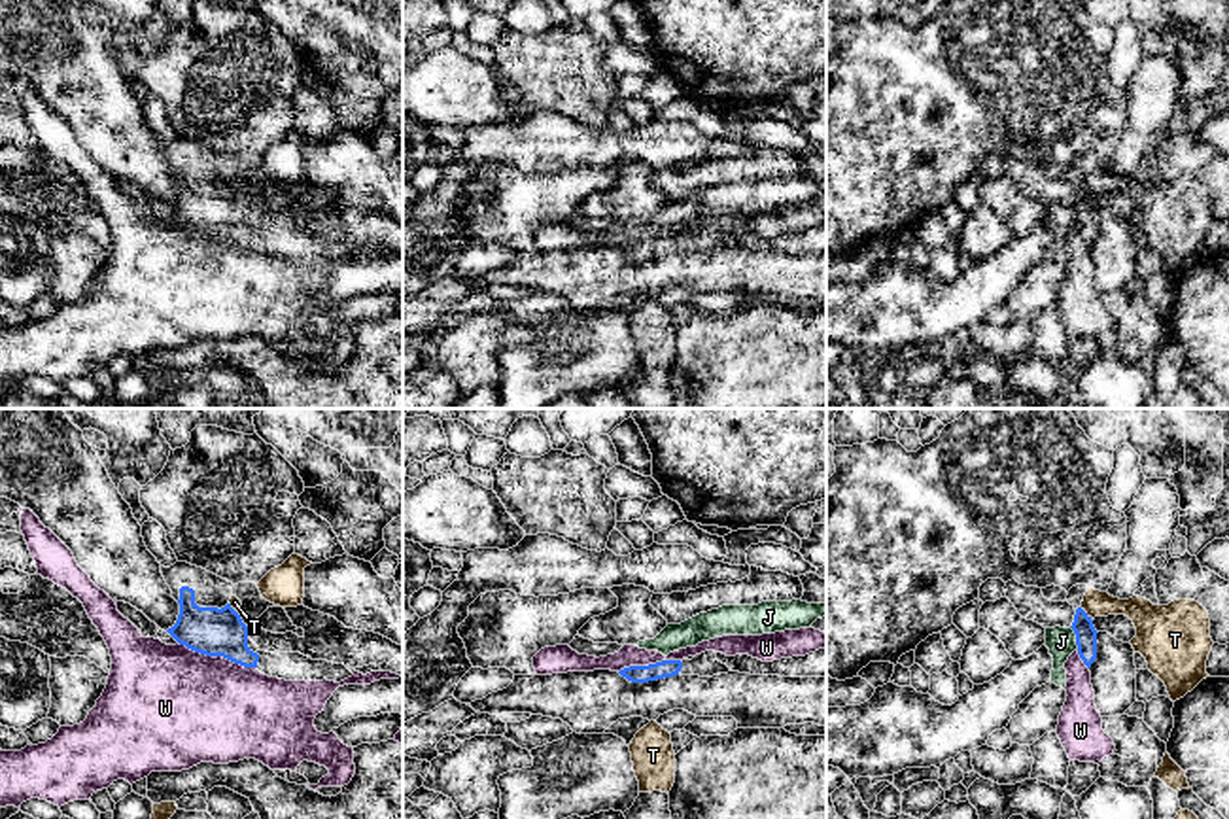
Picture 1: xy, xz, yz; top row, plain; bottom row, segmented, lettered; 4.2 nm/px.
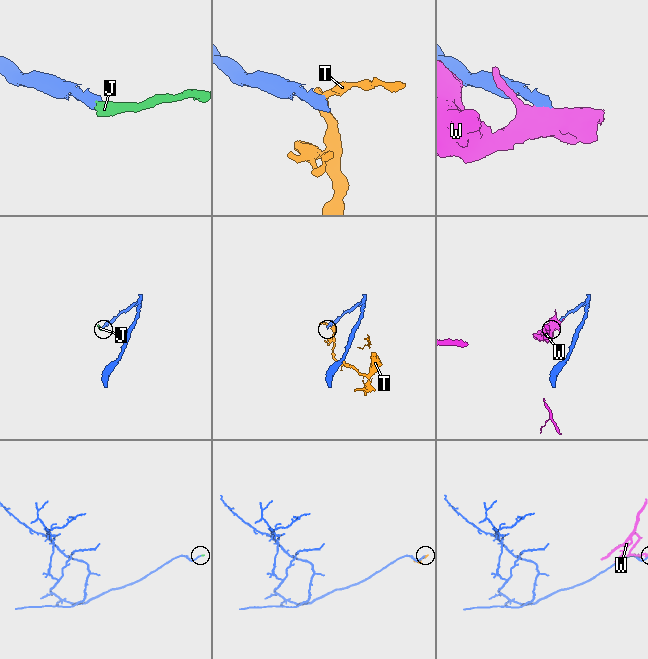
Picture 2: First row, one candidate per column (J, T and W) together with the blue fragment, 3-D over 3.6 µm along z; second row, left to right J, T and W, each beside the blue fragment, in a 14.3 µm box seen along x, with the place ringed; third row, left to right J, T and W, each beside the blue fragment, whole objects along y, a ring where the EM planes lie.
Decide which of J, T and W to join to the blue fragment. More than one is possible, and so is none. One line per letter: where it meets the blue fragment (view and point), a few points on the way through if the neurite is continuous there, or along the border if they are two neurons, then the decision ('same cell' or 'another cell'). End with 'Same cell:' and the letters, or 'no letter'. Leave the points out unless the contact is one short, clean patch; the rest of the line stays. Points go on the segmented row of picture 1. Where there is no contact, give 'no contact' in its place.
J: contact yz (1076, 638); border yz (1071, 627), (1078, 649); another cell
T: contact yz (1084, 611); border yz (1080, 608), (1091, 617); another cell
W: contact xy (218, 655); another cell
Same cell: no letter

